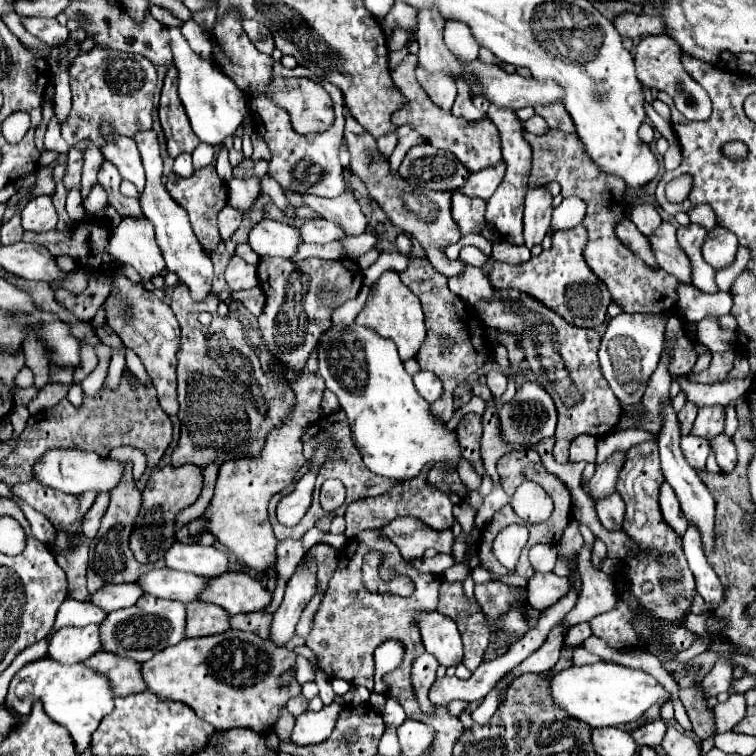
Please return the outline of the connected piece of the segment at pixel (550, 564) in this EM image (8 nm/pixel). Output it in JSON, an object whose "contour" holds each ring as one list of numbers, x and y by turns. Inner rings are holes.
{"contour":[[536,544,536,546,530,548,530,562,532,562,536,572,552,572,556,558,558,558,556,546]]}

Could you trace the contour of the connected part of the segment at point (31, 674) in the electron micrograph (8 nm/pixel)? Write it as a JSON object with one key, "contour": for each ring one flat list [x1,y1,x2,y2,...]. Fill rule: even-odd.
{"contour":[[42,658,26,664,12,678,6,704,14,708,22,718,26,718,32,710,32,704,40,700,48,716,70,730,76,742,76,750,80,754,90,746,92,734,98,728,100,720,114,710,114,698,116,694,112,690,112,684,108,682,108,678,104,678,104,674,98,674,84,664,58,664,48,658]]}

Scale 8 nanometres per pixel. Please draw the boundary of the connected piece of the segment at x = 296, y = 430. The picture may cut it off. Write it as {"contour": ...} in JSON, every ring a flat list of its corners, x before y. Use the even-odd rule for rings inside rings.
{"contour":[[274,356,270,358,268,366,276,378,282,376,282,380,288,382,288,386,292,388,296,396,292,414,284,422,284,428,276,428,272,430,272,434,266,436,264,450,258,458,228,460,220,466,216,492,210,502,212,508,208,508,208,530,238,560,244,560,250,568,254,568,260,574,268,572,268,566,274,566,276,562,278,540,274,538,272,526,268,522,268,502,274,494,286,490,292,484,296,472,306,462,302,454,302,434,312,422,316,422,322,416,322,394,326,390,326,384,320,378,320,374,294,374]]}

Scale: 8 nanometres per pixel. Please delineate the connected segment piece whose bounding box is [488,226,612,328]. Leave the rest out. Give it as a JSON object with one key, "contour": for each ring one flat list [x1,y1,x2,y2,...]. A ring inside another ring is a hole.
{"contour":[[576,226,570,230,556,232,552,236,552,248,544,250,540,256,532,256,528,262,520,266,512,266,506,262,494,260,492,272,488,274,494,290,518,290,522,294,532,296,542,302,546,308,562,316,568,324,580,328,596,328,606,322,608,304,612,296,604,282,596,278,590,266,584,260,584,246,588,242,588,232,584,226]]}

